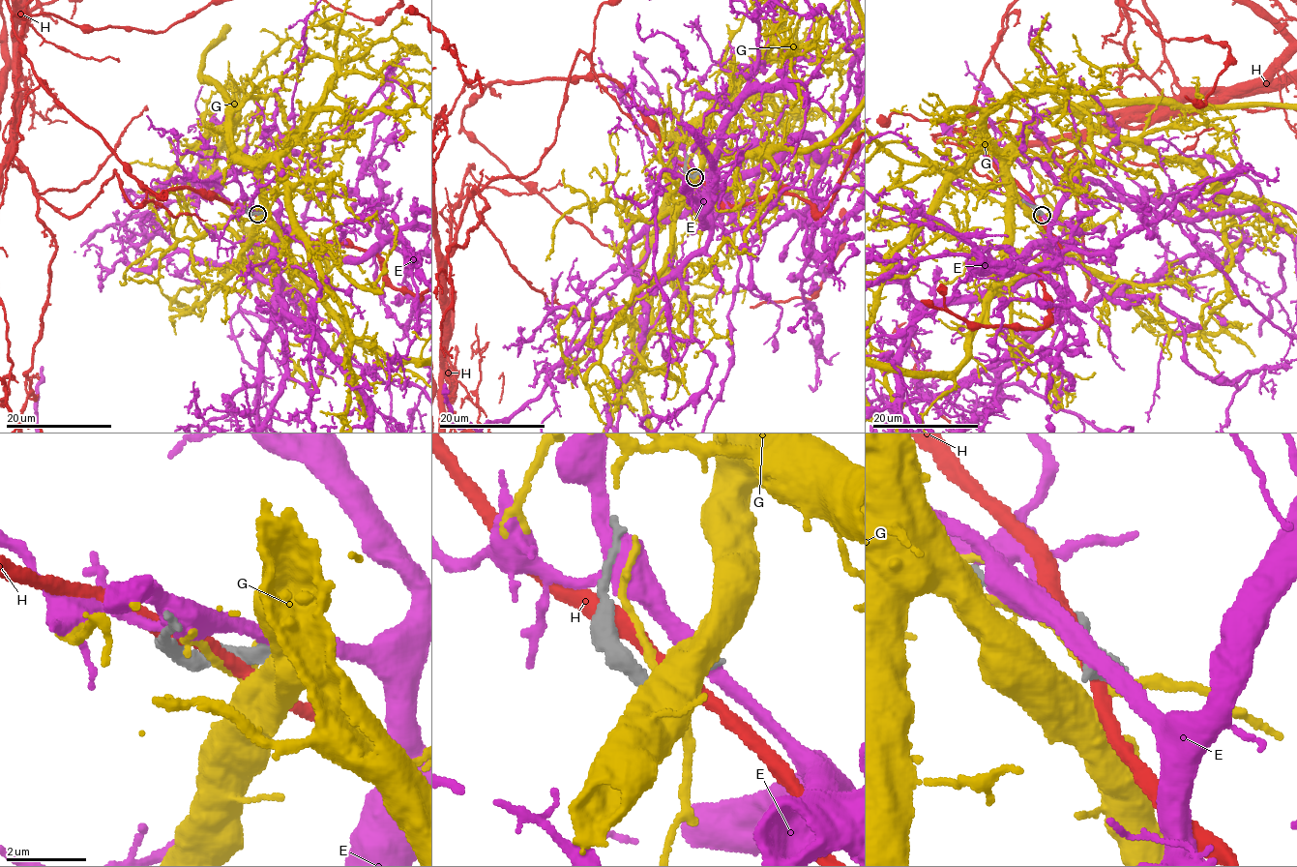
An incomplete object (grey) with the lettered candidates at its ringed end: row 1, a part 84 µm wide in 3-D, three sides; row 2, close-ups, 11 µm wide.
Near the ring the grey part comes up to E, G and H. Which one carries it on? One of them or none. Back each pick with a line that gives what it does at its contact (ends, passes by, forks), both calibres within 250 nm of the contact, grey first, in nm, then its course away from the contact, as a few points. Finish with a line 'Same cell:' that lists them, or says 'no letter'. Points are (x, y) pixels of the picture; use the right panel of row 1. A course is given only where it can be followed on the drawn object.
G: it forks; calibres 320 and 280 nm
Same cell: G

